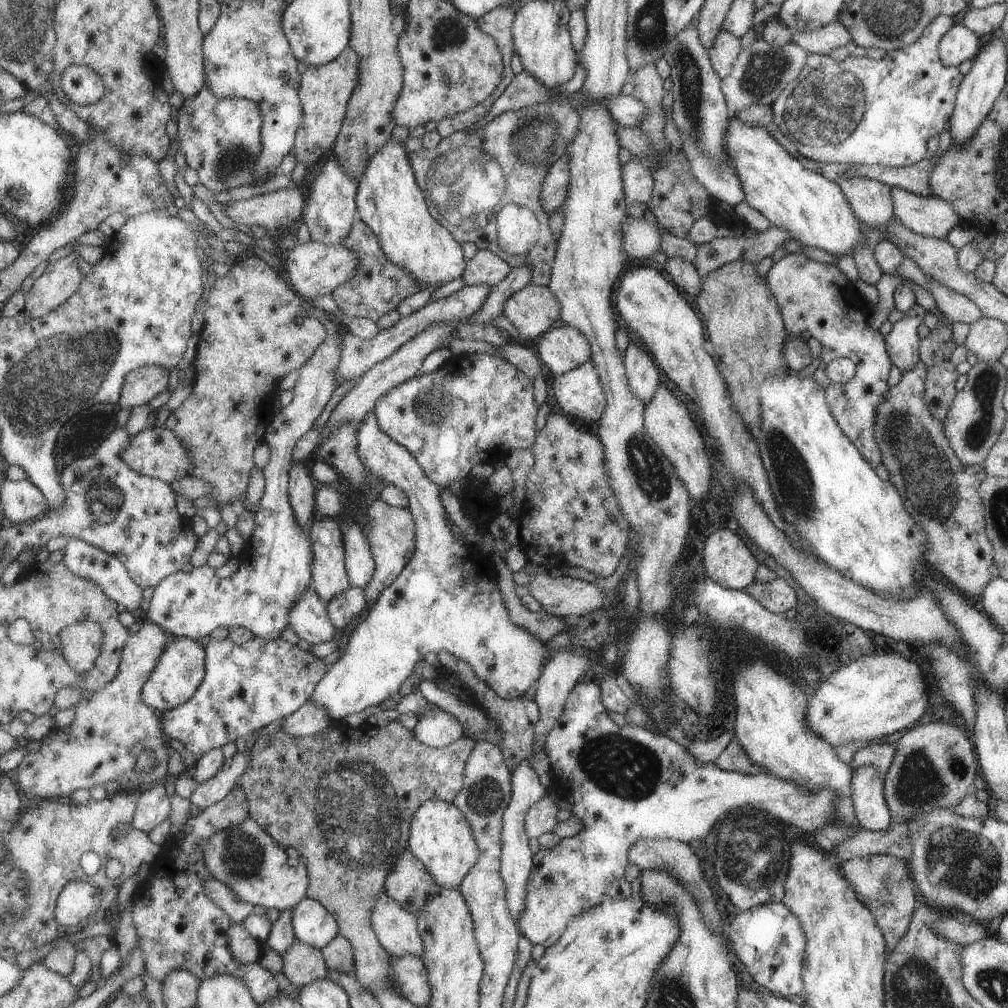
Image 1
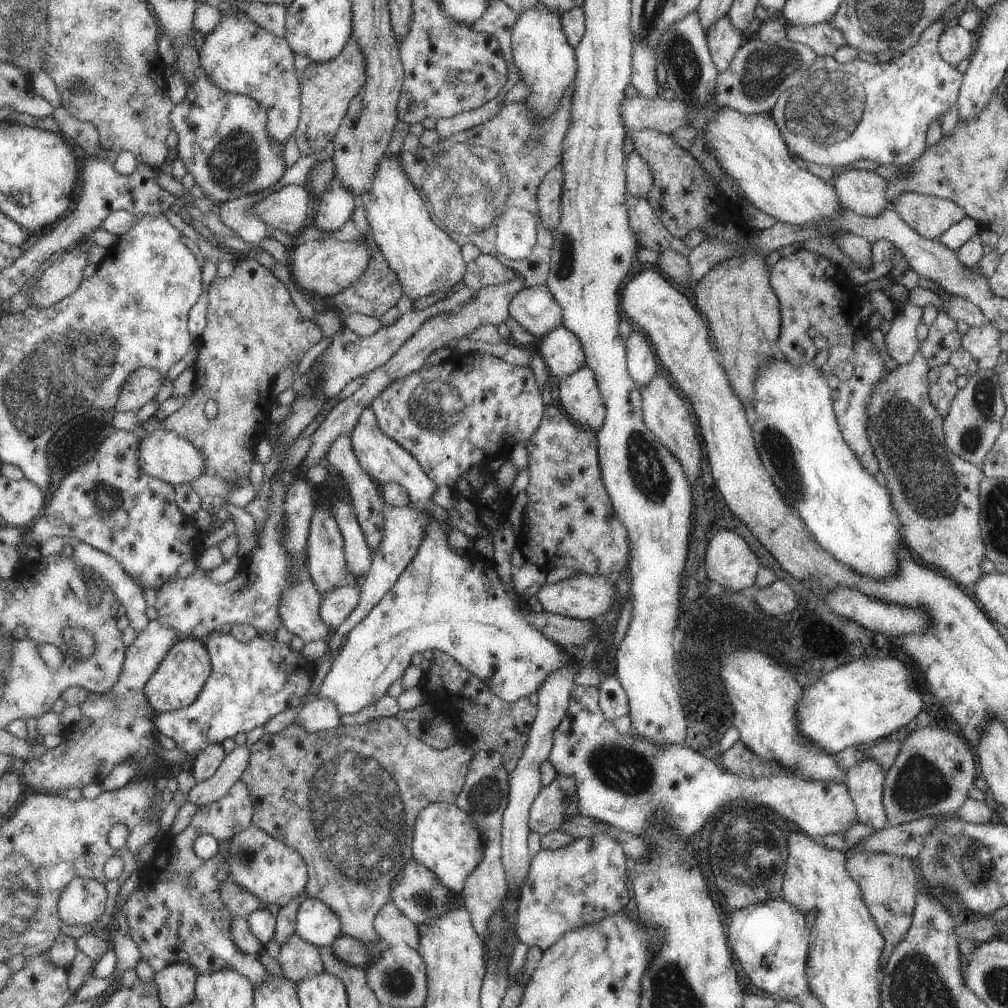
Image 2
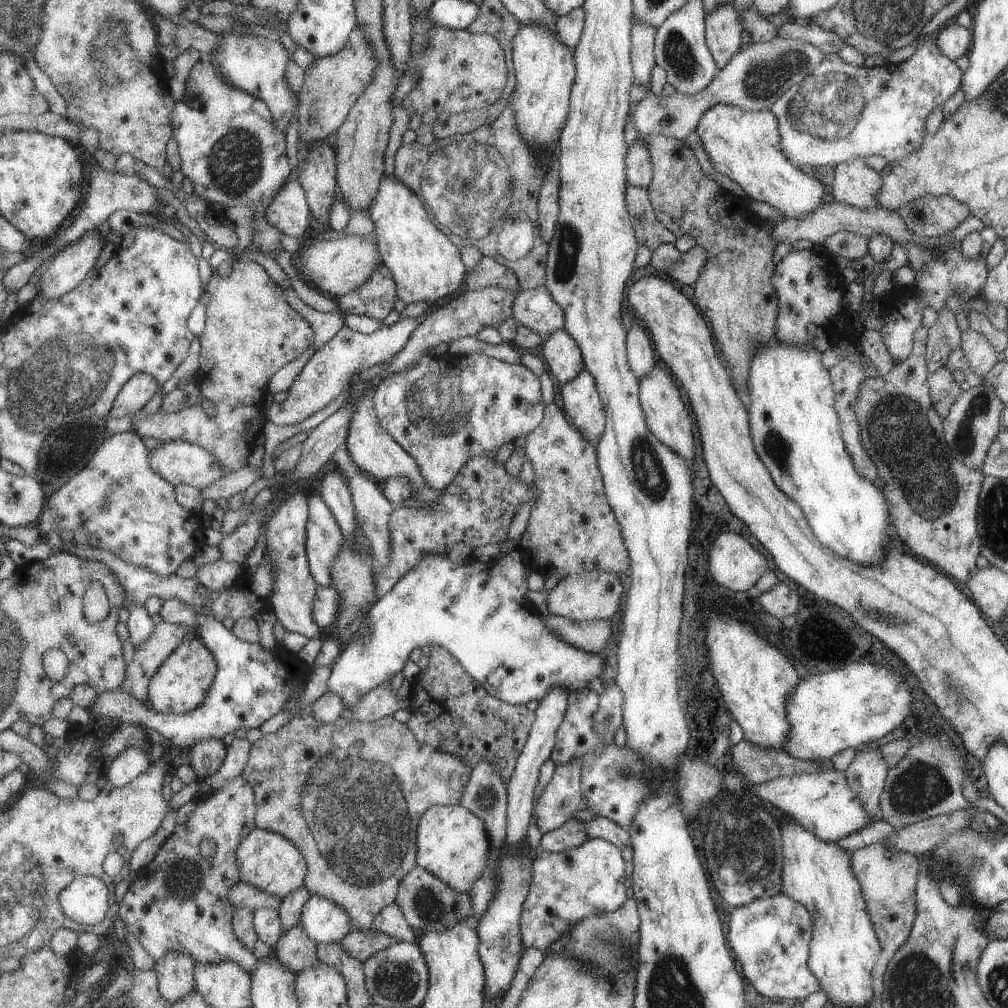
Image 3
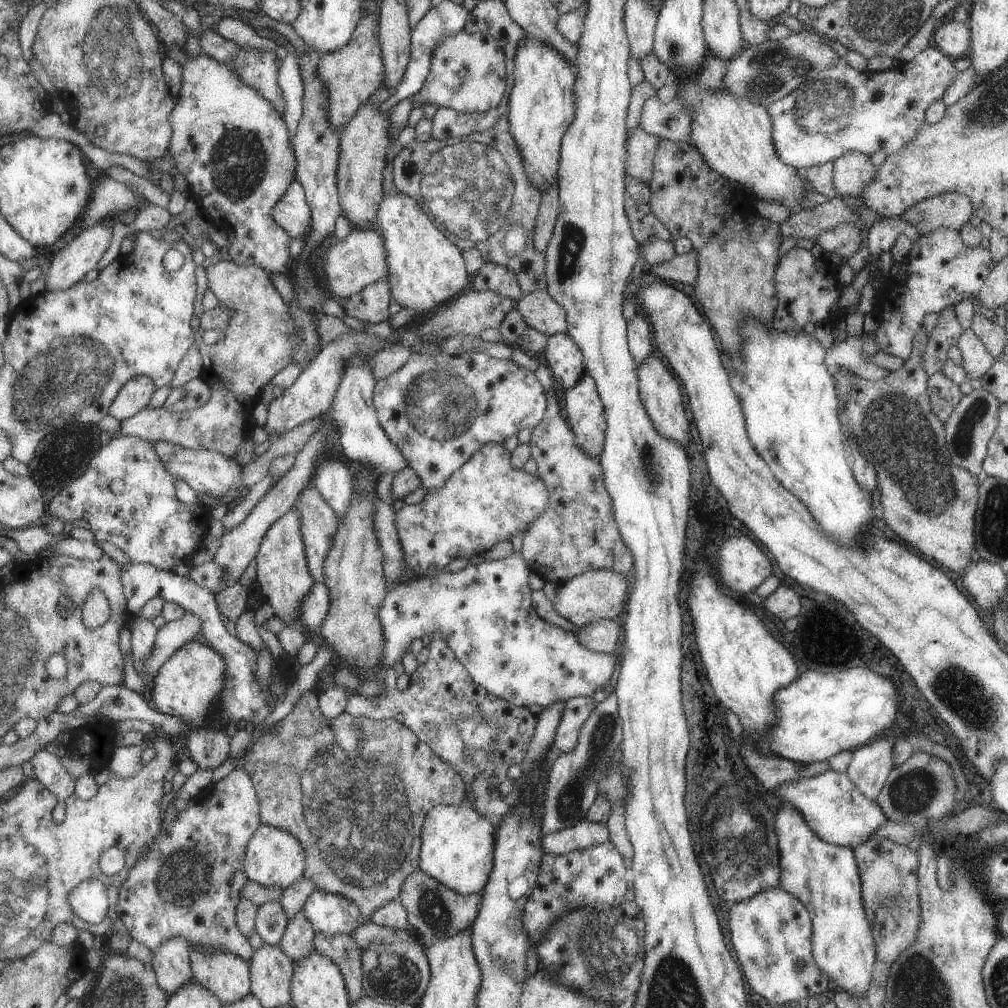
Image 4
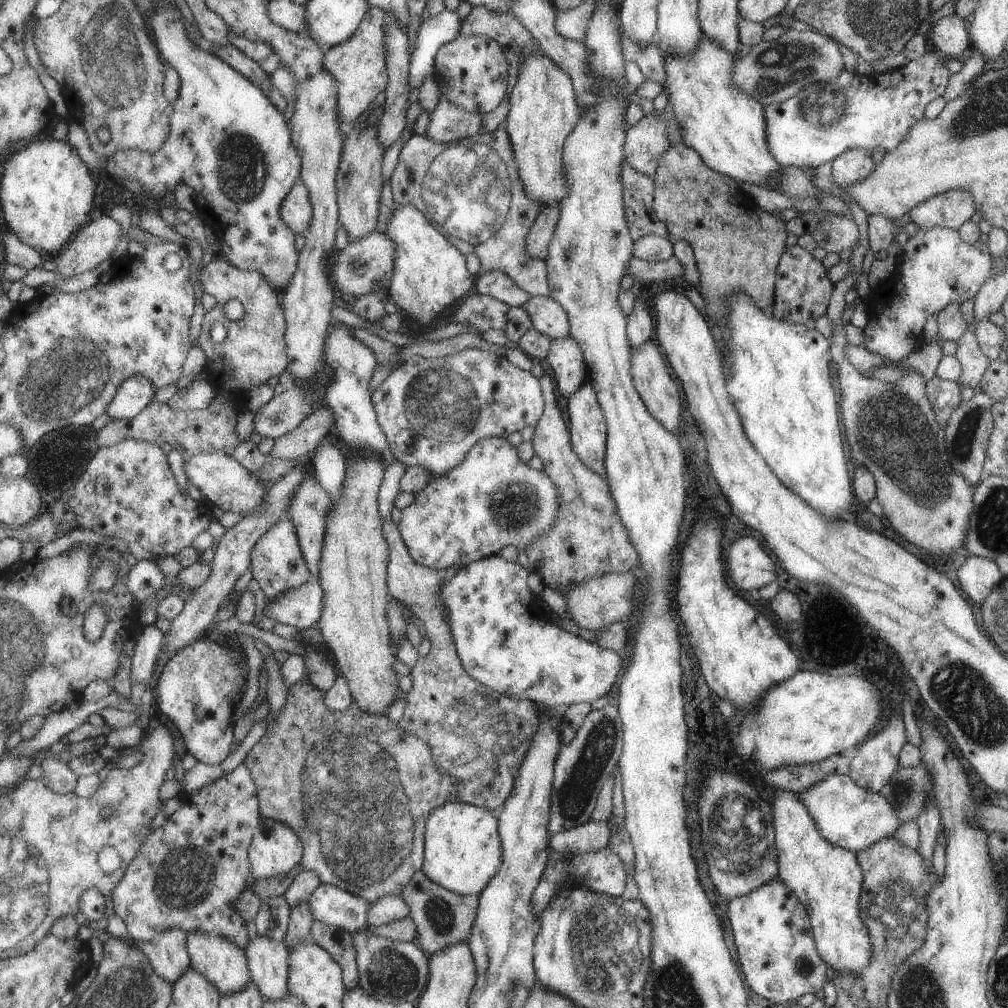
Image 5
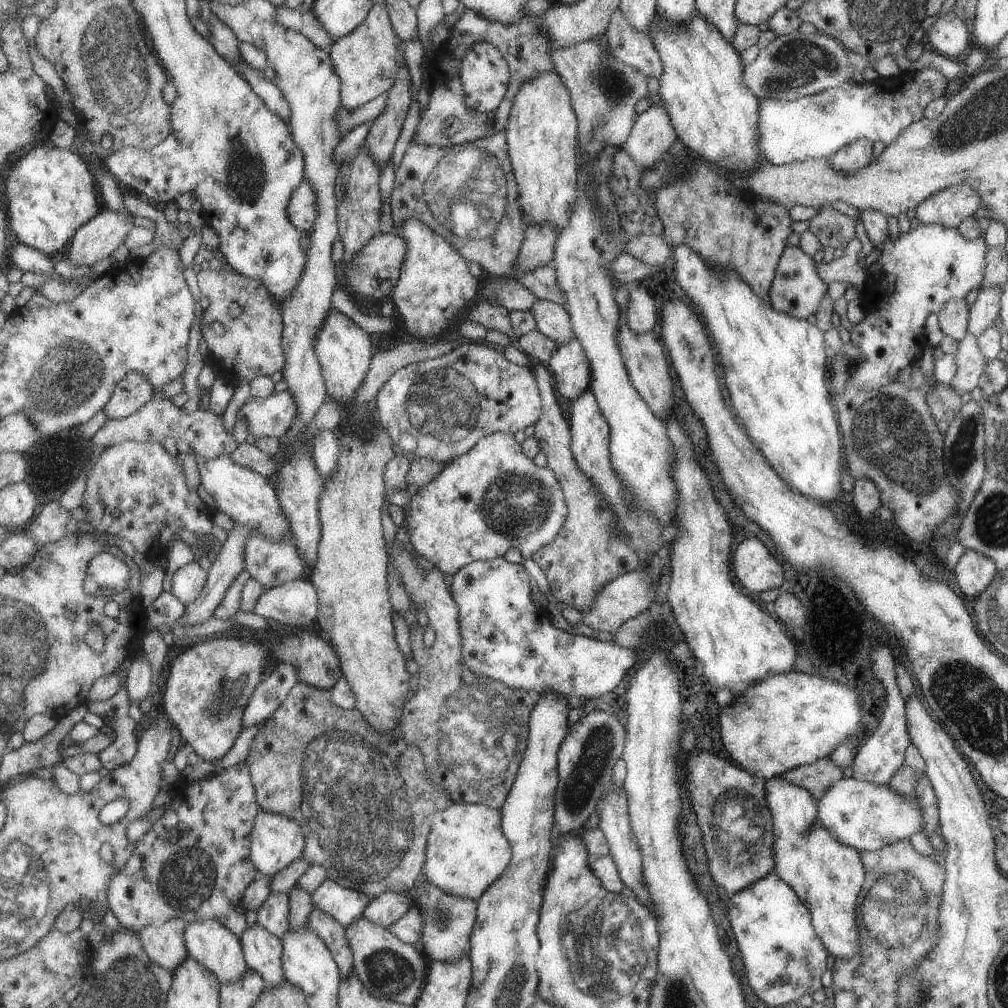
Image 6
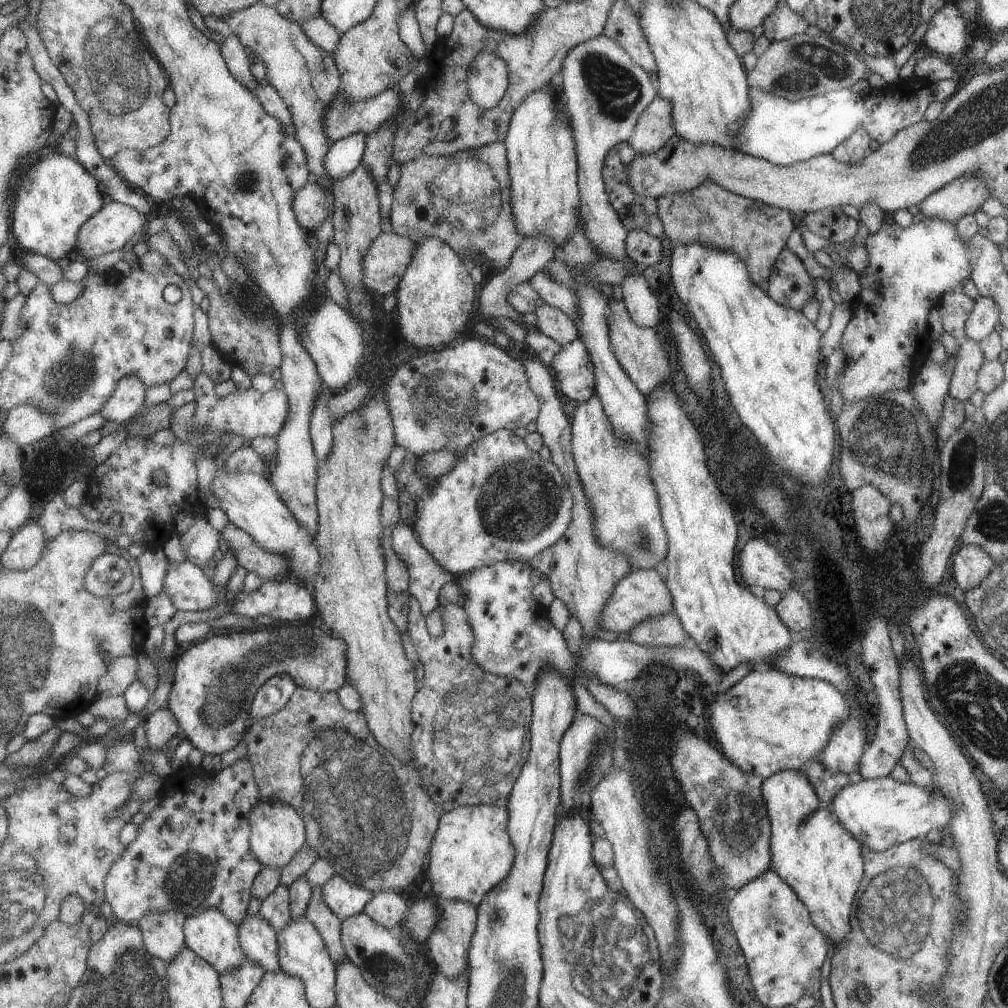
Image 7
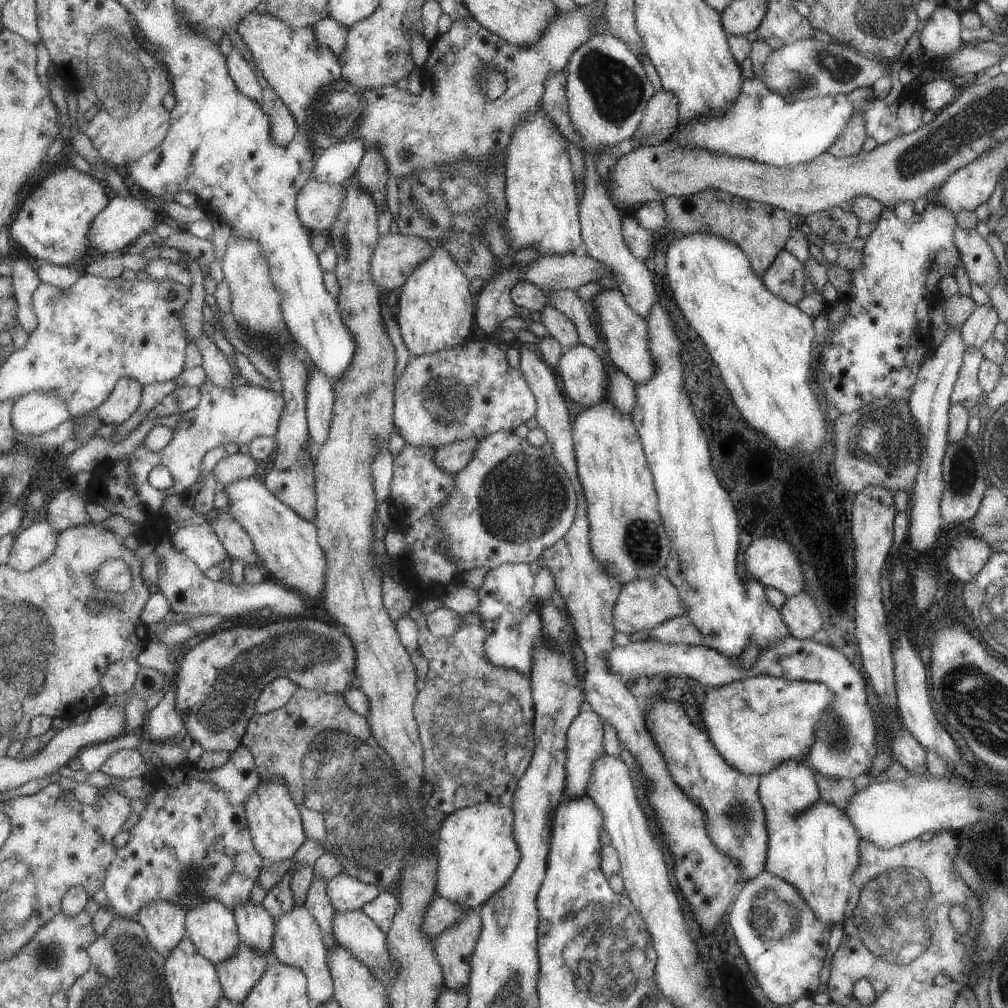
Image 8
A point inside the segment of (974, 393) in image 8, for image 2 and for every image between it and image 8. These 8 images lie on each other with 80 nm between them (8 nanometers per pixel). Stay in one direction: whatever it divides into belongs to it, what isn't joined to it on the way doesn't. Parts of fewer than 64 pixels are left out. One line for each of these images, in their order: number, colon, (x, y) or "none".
2: (981, 342)
3: (980, 354)
4: (976, 360)
5: (973, 362)
6: (969, 362)
7: (969, 358)

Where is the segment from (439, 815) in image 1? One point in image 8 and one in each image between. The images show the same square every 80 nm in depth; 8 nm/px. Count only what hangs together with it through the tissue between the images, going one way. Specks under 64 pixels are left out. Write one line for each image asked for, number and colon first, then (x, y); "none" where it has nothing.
2: (446, 840)
3: (453, 844)
4: (457, 849)
5: (462, 852)
6: (466, 851)
7: (471, 852)
8: (475, 850)

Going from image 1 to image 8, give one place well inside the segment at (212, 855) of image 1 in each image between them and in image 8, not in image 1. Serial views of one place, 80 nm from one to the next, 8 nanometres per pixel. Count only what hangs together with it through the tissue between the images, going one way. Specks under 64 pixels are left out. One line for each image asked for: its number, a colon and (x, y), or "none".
2: (277, 873)
3: (268, 859)
4: (275, 857)
5: (277, 848)
6: (277, 840)
7: (278, 833)
8: (276, 822)

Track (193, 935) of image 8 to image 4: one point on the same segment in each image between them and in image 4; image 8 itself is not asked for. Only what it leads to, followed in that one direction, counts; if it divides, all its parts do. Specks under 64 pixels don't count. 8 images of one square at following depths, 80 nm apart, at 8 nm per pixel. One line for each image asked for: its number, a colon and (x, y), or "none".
4: (227, 975)
5: (223, 962)
6: (218, 948)
7: (211, 934)

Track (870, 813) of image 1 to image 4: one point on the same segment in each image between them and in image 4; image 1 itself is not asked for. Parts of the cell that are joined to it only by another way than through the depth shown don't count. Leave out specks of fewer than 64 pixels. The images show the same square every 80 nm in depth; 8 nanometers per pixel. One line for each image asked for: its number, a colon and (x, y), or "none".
2: (864, 780)
3: (866, 775)
4: (869, 765)

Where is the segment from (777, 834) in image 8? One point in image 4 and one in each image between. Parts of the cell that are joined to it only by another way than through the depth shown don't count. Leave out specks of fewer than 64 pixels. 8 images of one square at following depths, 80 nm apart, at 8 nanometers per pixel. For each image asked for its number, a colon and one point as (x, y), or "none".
4: (825, 877)
5: (827, 879)
6: (827, 875)
7: (811, 850)

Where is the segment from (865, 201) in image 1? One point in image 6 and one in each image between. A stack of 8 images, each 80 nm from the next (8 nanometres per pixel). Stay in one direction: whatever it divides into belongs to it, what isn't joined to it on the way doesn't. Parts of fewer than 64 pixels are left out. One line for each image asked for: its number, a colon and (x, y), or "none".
2: (863, 192)
3: (854, 183)
4: (851, 172)
5: (848, 167)
6: (852, 156)

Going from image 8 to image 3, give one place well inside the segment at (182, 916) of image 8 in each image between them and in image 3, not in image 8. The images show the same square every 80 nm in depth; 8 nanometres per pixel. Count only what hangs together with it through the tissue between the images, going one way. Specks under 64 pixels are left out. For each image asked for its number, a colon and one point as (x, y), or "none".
3: (176, 970)
4: (172, 960)
5: (169, 953)
6: (165, 944)
7: (164, 932)

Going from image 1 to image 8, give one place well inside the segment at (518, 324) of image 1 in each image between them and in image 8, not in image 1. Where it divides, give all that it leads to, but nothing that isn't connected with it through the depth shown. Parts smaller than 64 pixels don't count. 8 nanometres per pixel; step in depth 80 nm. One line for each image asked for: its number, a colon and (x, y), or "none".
2: (534, 309)
3: (534, 308)
4: (538, 309)
5: (547, 316)
6: (551, 320)
7: (552, 322)
8: (559, 326)

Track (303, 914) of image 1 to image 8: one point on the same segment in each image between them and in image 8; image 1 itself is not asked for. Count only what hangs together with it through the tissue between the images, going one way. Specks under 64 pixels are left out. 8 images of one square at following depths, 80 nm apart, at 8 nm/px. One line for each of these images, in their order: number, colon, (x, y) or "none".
2: (318, 923)
3: (326, 921)
4: (332, 914)
5: (341, 909)
6: (346, 905)
7: (345, 898)
8: (347, 893)

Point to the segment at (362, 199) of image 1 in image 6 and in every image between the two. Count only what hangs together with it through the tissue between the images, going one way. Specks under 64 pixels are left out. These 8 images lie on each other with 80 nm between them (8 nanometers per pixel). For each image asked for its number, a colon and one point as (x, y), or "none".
2: (426, 260)
3: (425, 265)
4: (425, 269)
5: (430, 274)
6: (434, 286)

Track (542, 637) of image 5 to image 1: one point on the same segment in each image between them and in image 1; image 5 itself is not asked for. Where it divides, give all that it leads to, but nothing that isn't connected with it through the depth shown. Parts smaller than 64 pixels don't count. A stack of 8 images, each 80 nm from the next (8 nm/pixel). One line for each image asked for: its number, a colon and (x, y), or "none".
1: (438, 604)
2: (428, 609)
3: (510, 652)
4: (480, 610)

